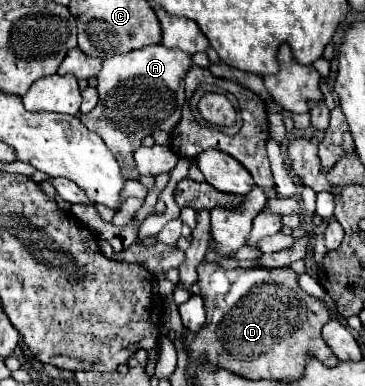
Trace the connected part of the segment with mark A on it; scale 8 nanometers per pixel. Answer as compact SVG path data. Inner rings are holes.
M150 45L134 53L114 55L104 61L98 73L98 105L80 117L80 121L100 135L114 157L122 157L124 179L140 179L134 165L134 151L140 149L142 139L154 129L172 133L180 121L184 95L184 77L192 67L192 57L180 49L168 49L164 45Z

